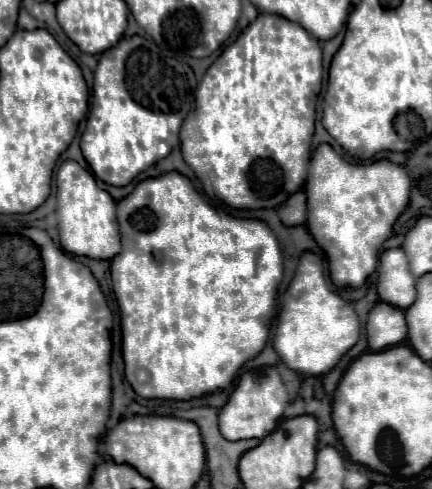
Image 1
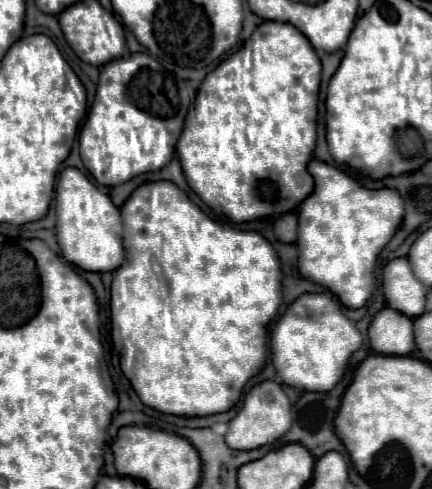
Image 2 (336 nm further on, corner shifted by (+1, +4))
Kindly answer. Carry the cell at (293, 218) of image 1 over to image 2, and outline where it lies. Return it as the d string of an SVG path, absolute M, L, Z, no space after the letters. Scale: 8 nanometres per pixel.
M294 212L280 216L280 218L274 222L274 234L276 234L276 238L278 238L280 242L284 242L284 244L296 242L296 224L298 224L298 218L296 218Z

